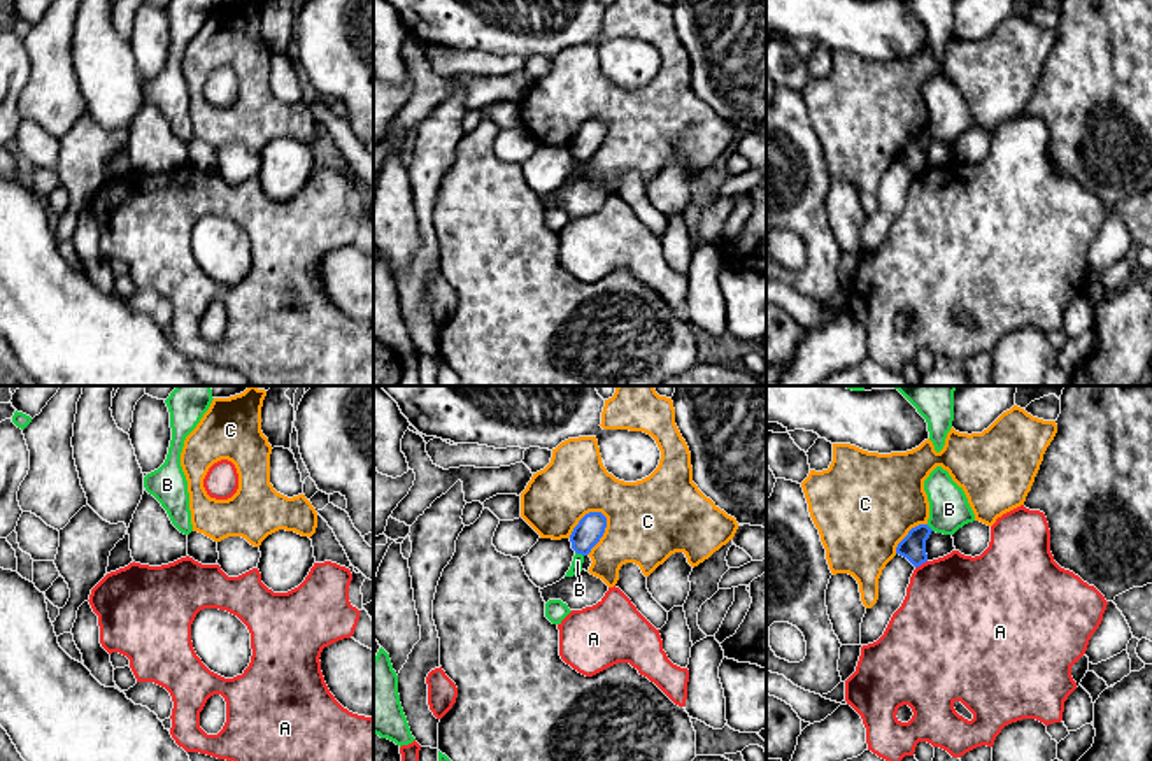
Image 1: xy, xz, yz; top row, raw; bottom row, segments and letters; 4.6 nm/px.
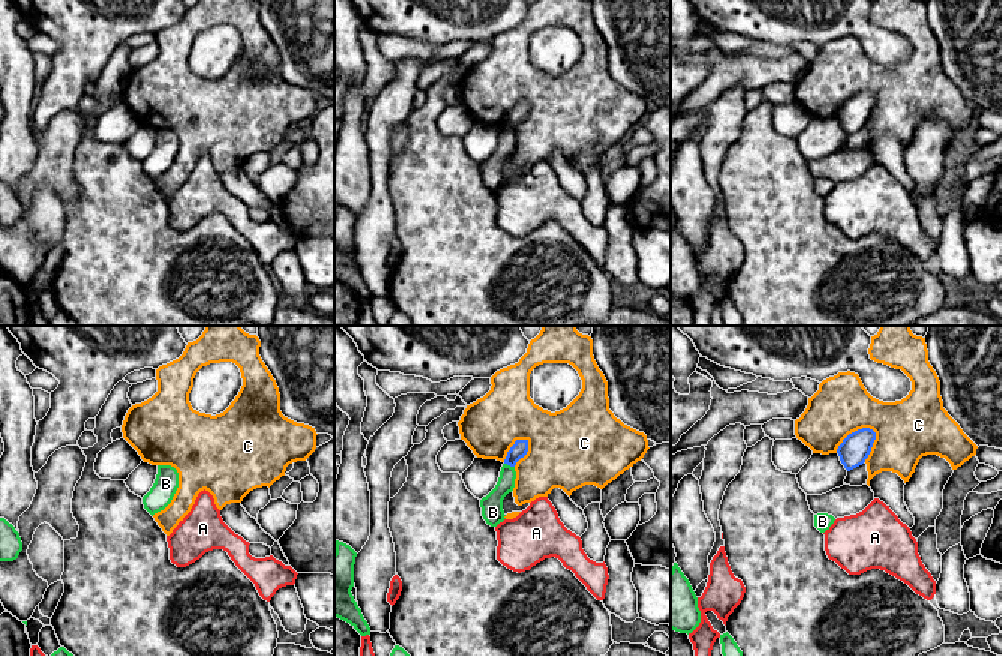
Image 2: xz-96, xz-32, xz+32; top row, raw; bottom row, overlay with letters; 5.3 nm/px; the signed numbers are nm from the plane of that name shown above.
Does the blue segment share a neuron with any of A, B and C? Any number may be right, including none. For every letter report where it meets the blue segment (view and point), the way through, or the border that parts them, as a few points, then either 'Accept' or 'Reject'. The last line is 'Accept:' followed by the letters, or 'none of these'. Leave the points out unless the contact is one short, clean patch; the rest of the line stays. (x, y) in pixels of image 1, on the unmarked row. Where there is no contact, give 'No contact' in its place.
A: Touches blue at yz (921, 170). Reject
B: Touches blue at xz (579, 160). Boundary: xz (576, 158), (583, 163). Reject
C: Touches blue at xz (604, 139). Reject
Accept: none of these

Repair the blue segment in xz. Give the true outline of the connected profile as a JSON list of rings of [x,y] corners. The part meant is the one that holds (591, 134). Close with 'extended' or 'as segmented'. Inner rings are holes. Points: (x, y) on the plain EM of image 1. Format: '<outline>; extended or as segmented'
[[[601,119],[586,121],[570,142],[572,156],[587,163],[600,149],[607,135],[607,124]]]; as segmented

